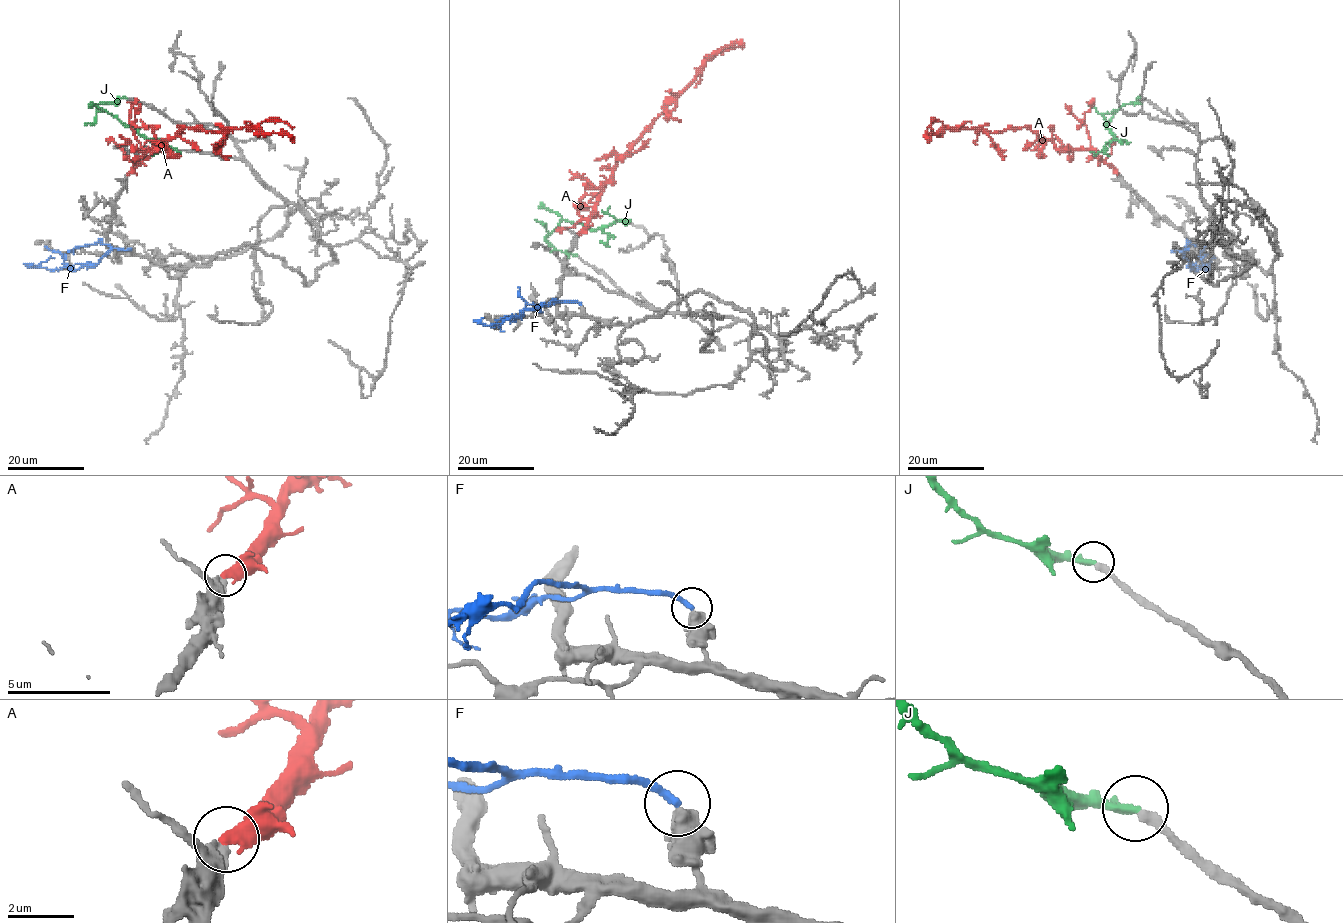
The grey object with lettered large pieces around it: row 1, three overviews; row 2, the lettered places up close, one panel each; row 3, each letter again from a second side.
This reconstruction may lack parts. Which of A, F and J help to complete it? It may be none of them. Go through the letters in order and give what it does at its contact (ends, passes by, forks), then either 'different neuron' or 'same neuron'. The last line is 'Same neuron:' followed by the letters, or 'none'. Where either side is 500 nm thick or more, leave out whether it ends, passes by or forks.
A: it ends; same neuron
F: it ends; different neuron
J: it ends; same neuron
Same neuron: A, J

